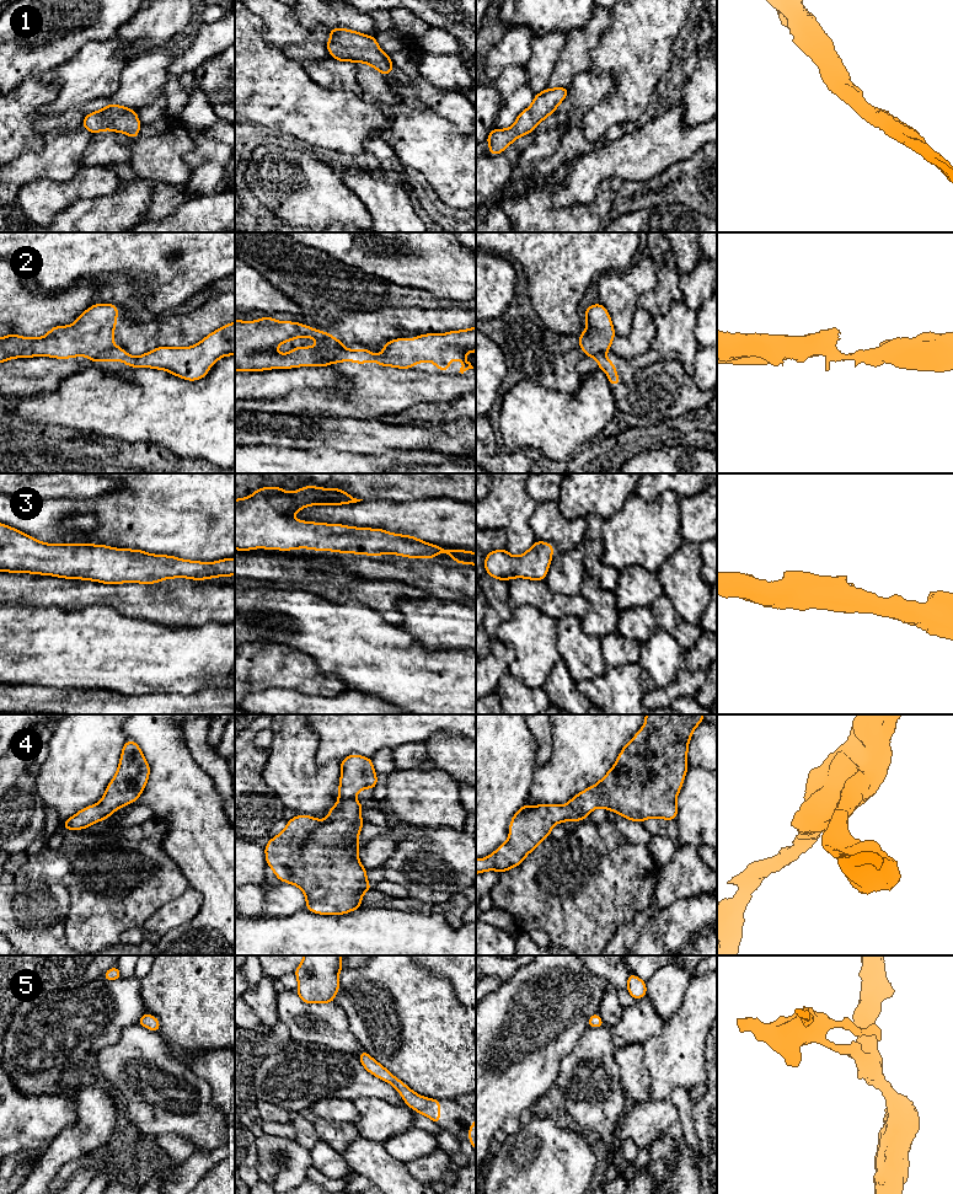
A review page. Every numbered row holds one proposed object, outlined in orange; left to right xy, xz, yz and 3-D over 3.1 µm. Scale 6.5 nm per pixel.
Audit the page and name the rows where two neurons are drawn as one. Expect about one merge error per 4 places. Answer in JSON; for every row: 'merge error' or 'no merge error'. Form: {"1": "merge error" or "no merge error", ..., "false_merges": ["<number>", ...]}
{"1": "no merge error", "2": "merge error", "3": "no merge error", "4": "no merge error", "5": "no merge error", "false_merges": ["2"]}

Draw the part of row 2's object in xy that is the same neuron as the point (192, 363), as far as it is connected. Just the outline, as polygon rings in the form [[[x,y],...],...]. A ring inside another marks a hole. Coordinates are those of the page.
[[[235,322],[220,327],[192,347],[159,347],[140,357],[114,347],[92,357],[91,365],[101,360],[121,360],[128,366],[166,370],[184,380],[196,381],[208,375],[209,366],[225,355],[235,355]]]

